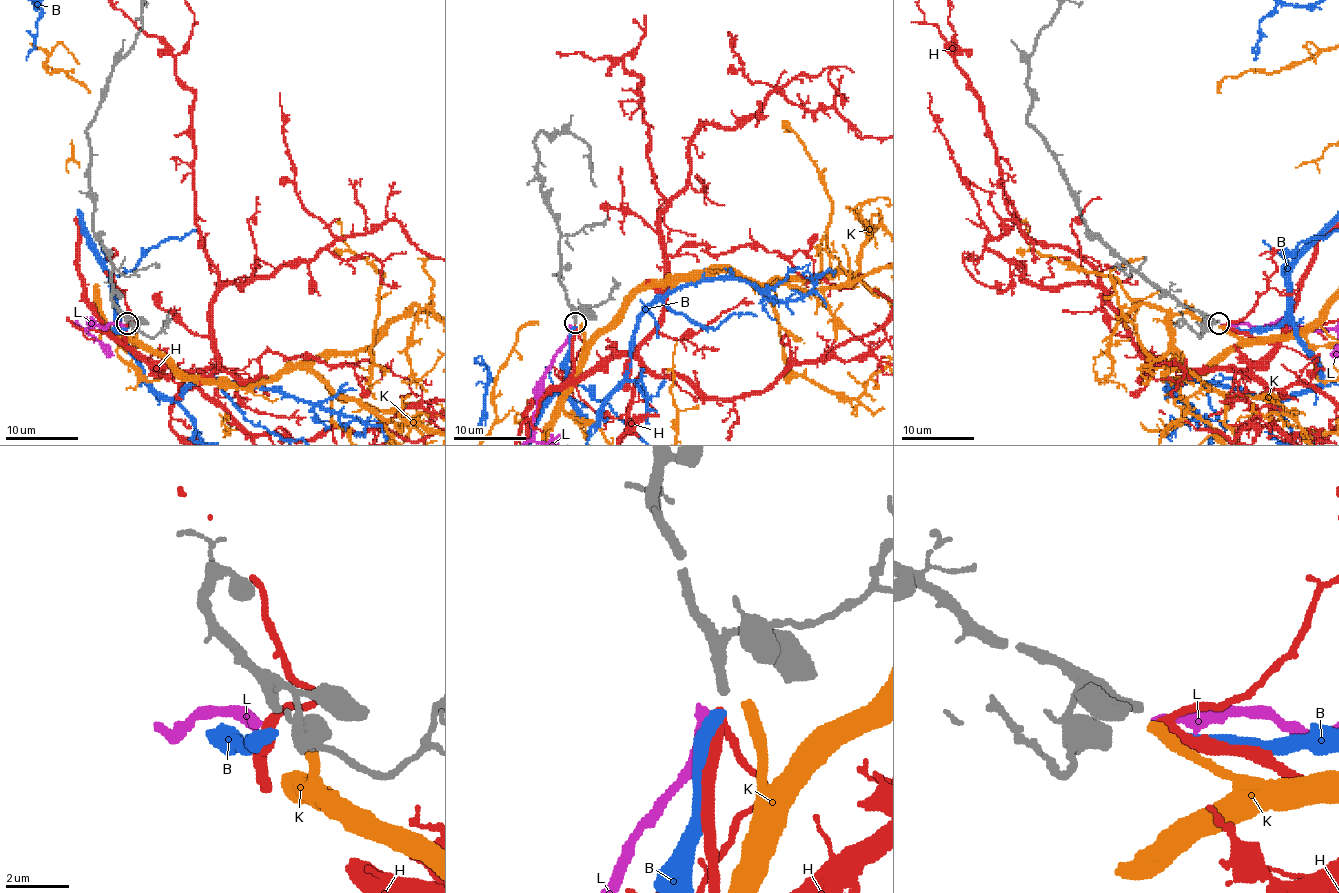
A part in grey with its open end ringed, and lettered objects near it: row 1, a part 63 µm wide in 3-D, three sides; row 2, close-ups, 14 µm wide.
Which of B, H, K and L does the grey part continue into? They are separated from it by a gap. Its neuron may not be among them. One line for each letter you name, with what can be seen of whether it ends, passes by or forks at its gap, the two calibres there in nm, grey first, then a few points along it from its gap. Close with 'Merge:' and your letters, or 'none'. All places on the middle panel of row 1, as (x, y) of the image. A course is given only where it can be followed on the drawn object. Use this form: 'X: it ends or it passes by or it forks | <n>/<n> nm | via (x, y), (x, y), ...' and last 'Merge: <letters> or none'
H: it passes by | 320/280 nm
Merge: H

